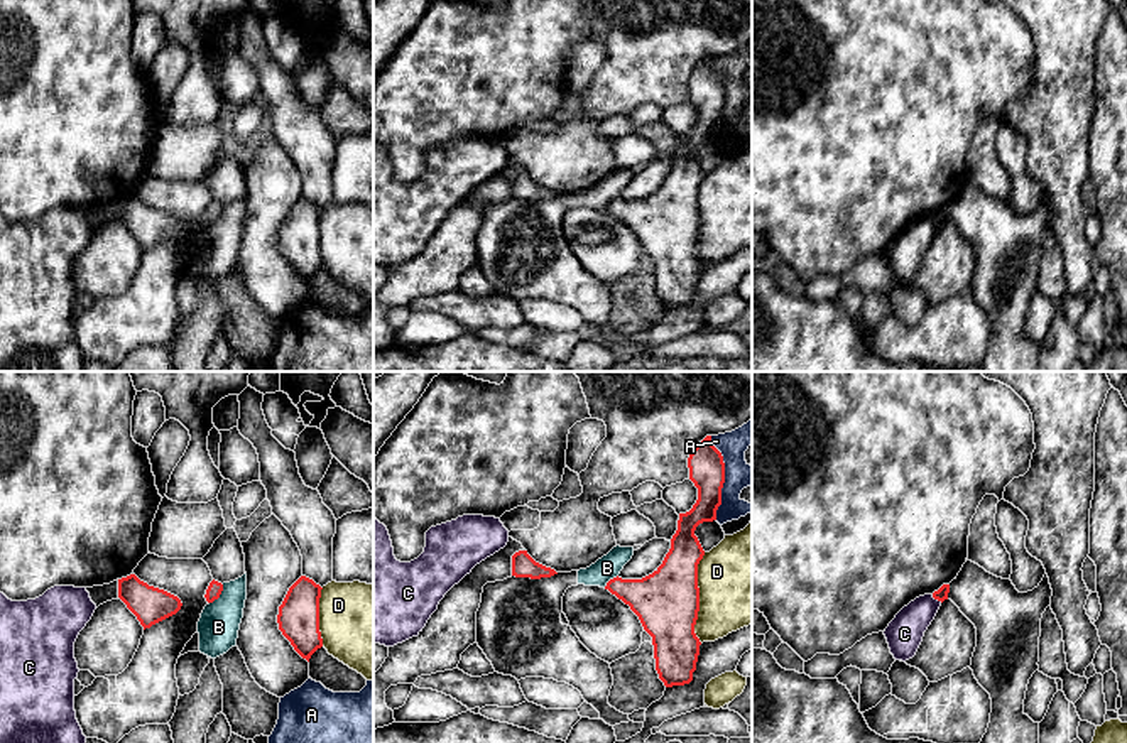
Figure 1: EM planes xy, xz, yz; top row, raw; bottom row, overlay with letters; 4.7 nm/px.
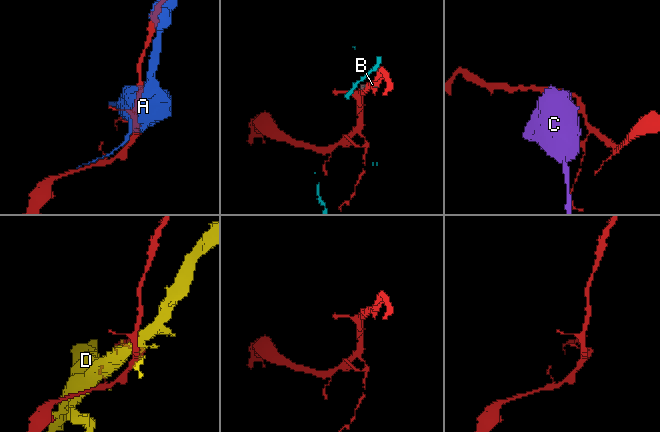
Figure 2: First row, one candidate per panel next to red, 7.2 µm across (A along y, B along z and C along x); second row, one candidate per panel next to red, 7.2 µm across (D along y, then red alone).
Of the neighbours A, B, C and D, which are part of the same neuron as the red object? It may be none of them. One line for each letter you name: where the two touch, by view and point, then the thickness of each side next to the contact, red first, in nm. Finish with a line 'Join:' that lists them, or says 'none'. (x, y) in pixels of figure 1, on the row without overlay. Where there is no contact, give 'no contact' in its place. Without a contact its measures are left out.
Join: none

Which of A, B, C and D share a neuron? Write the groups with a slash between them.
A / B / C / D

